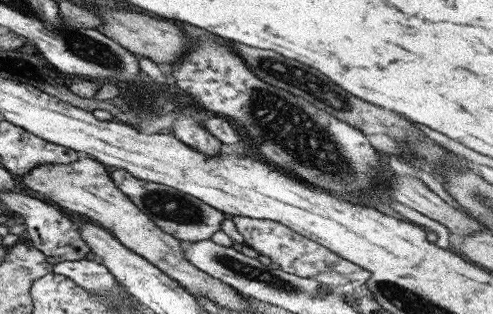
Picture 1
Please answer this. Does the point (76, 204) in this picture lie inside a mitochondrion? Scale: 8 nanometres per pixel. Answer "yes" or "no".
no

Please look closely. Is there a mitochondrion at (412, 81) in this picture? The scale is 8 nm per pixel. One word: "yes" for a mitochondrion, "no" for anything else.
no

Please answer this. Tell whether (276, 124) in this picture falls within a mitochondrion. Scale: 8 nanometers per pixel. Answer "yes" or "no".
yes

